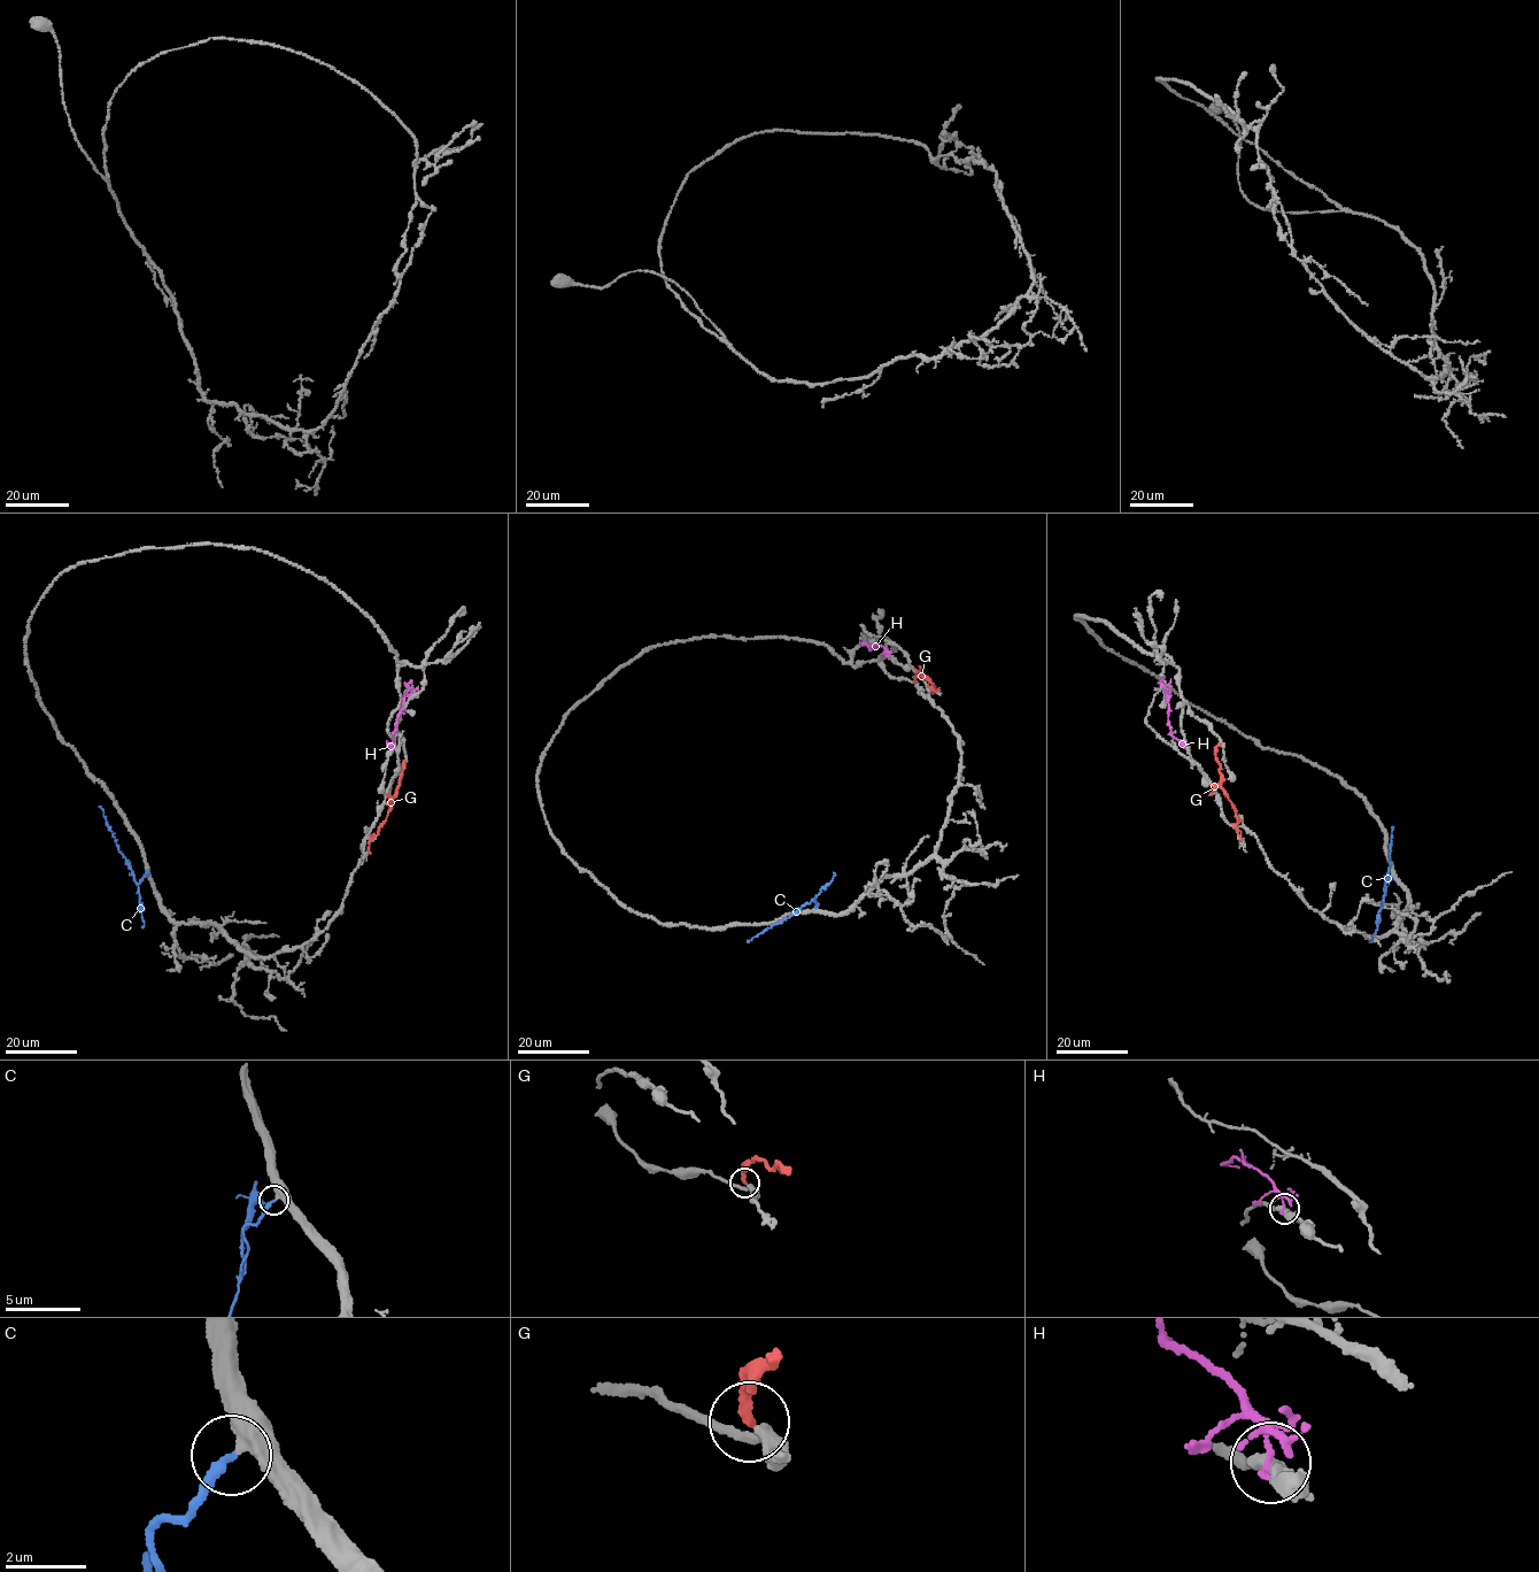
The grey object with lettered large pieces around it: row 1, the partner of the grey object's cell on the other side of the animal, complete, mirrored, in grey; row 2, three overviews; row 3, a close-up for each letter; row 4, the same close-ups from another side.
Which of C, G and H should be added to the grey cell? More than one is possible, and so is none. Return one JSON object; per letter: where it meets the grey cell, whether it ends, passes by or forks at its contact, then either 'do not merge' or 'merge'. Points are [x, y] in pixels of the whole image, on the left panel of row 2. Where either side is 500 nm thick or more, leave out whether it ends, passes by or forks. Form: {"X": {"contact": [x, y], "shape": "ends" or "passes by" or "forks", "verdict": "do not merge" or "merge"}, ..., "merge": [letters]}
{"C": {"contact": [147, 870], "shape": "ends", "verdict": "merge"}, "G": {"contact": [403, 761], "shape": "ends", "verdict": "do not merge"}, "H": {"contact": [392, 747], "shape": "ends", "verdict": "do not merge"}, "merge": ["C"]}

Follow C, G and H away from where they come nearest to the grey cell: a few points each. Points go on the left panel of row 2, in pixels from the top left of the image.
C: (147, 869), (136, 883), (99, 806)
G: (404, 761), (385, 821), (369, 844), (370, 853)
H: (392, 747), (396, 717), (411, 682)

